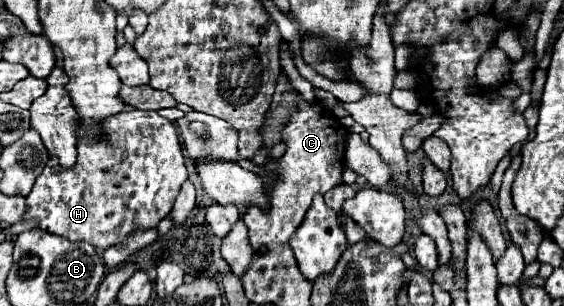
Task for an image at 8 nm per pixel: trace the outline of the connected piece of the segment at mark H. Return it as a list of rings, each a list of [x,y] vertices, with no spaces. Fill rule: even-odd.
[[[122,111],[100,121],[98,129],[90,131],[94,119],[78,119],[78,159],[72,169],[54,167],[54,161],[48,161],[42,175],[38,175],[34,189],[26,197],[26,215],[22,221],[36,221],[36,227],[66,237],[70,241],[86,241],[96,249],[126,247],[126,239],[134,231],[146,231],[156,227],[174,205],[182,183],[188,179],[186,161],[178,141],[178,131],[172,121],[160,117],[156,111]]]

